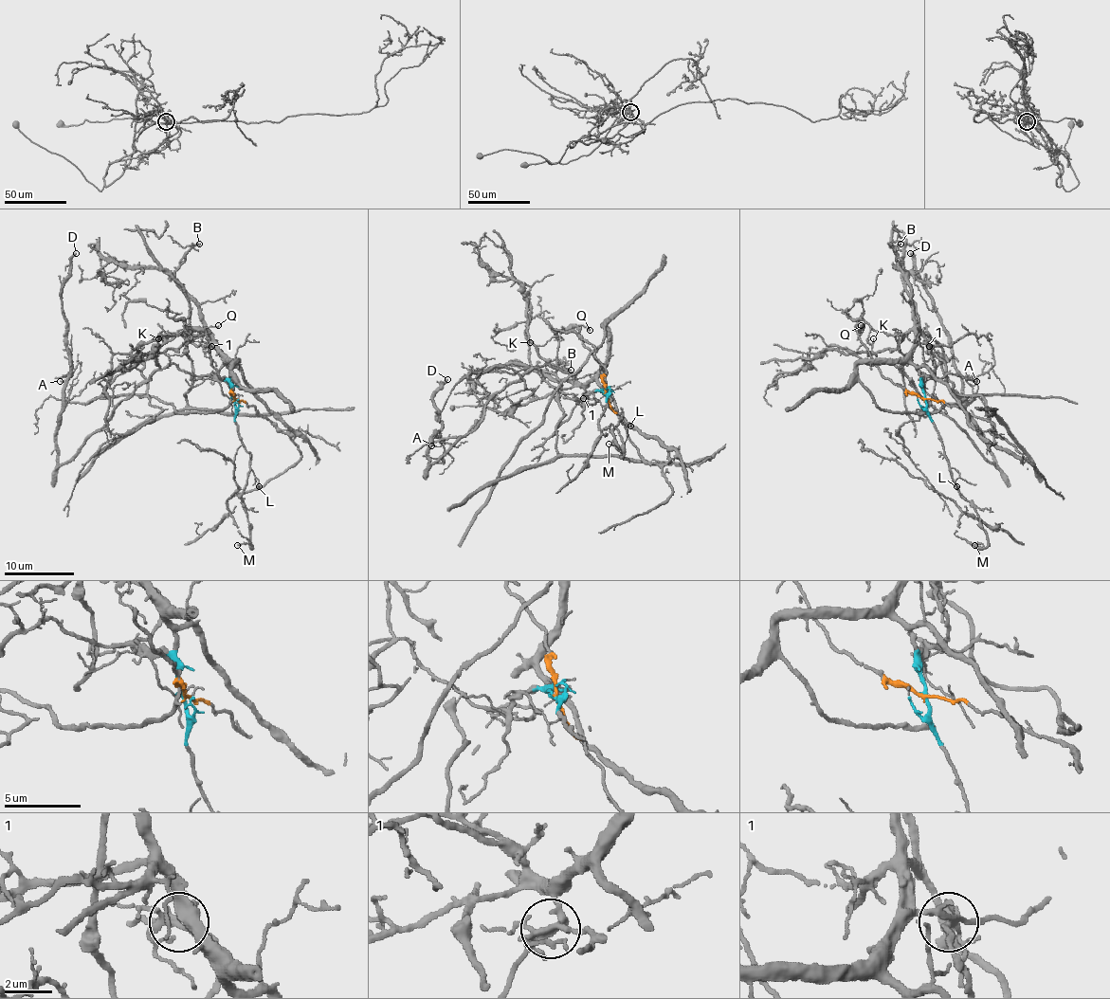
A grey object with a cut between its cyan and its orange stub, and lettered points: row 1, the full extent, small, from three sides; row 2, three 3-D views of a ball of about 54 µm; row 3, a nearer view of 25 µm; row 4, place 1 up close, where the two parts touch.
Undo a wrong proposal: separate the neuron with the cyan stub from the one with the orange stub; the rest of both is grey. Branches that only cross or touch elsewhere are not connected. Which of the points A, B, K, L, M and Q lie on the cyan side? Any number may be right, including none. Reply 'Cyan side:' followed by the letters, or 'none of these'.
Cyan side: B, K, L, M

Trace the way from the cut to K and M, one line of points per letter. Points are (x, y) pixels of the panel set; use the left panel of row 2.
K: (232, 399), (231, 370), (217, 341), (207, 331), (176, 349), (161, 353), (157, 349), (159, 338)
M: (232, 399), (234, 422), (250, 455), (250, 469), (242, 496), (252, 546), (246, 543), (238, 545)

